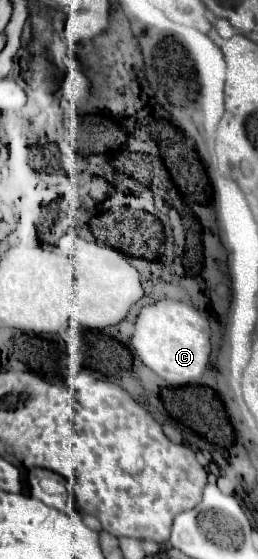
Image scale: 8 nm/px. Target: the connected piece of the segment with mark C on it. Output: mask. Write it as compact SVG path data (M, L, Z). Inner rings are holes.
M166 298L144 306L134 320L134 334L130 340L140 360L160 378L164 378L170 386L198 384L202 374L206 372L210 358L208 318L188 302Z

